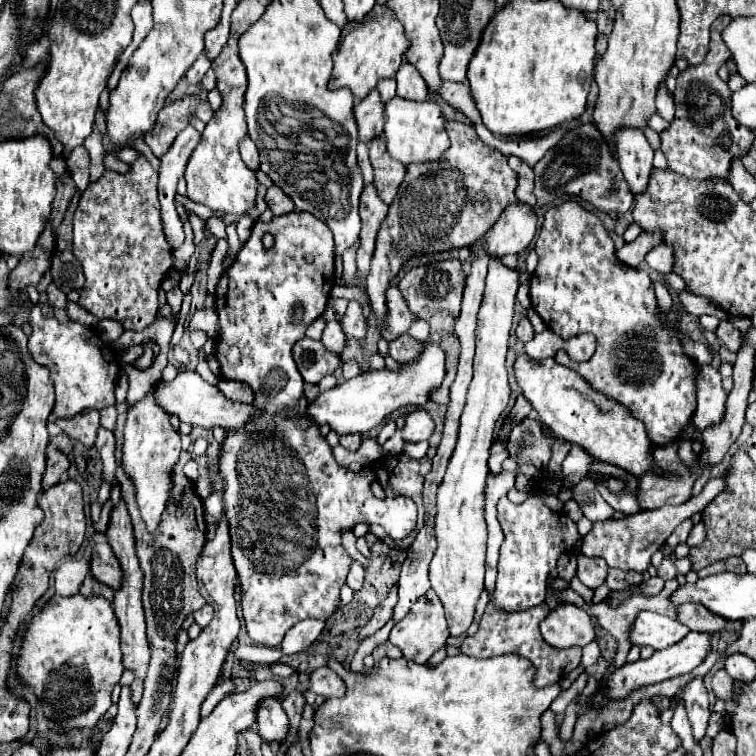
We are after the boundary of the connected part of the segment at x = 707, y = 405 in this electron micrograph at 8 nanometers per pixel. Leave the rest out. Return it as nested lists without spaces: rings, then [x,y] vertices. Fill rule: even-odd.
[[[698,365],[696,371],[696,391],[698,391],[698,409],[694,413],[694,425],[706,429],[714,421],[722,419],[726,393],[722,389],[722,377],[712,365]]]

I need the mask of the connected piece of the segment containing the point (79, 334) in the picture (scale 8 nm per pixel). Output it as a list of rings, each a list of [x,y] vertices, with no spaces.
[[[46,293],[40,295],[38,304],[30,311],[32,335],[28,339],[30,353],[34,361],[46,365],[50,369],[50,379],[56,389],[56,417],[74,417],[84,409],[104,409],[114,405],[114,387],[120,375],[120,359],[118,353],[106,345],[94,329],[80,325],[76,321],[60,323],[56,317],[42,317],[41,306],[47,301]]]

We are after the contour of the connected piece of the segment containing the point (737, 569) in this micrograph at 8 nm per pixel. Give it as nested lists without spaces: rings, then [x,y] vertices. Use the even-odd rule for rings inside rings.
[[[728,557],[728,559],[724,559],[722,569],[724,571],[734,571],[734,573],[746,573],[746,565],[744,565],[742,557]]]

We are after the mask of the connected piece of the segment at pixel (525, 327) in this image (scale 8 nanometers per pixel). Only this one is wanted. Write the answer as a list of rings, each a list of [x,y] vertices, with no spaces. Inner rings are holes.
[[[524,317],[524,319],[520,321],[520,325],[518,325],[518,329],[516,329],[516,335],[518,335],[518,339],[522,339],[524,343],[534,337],[534,327],[532,327],[532,323],[530,323],[528,317]]]

